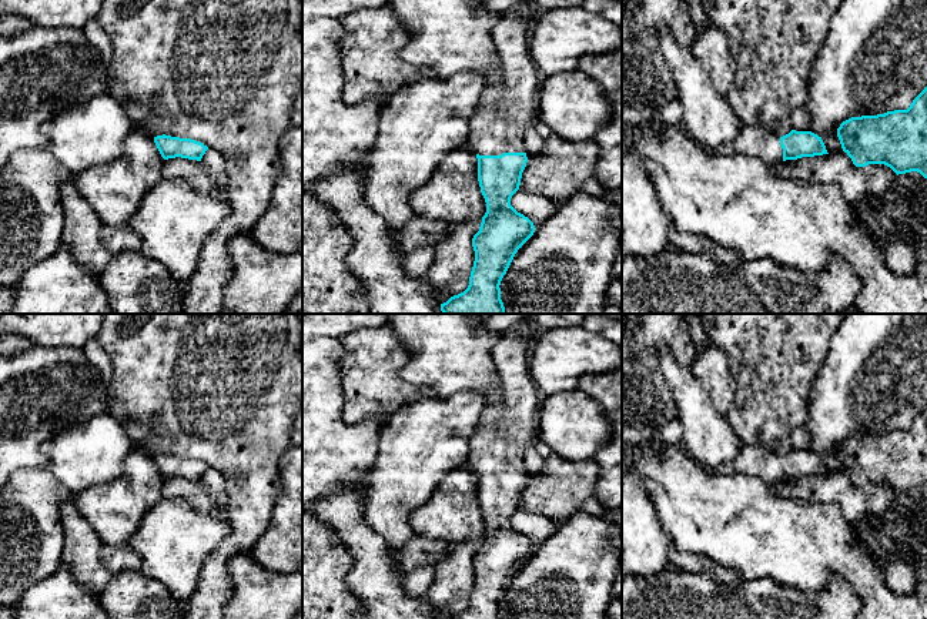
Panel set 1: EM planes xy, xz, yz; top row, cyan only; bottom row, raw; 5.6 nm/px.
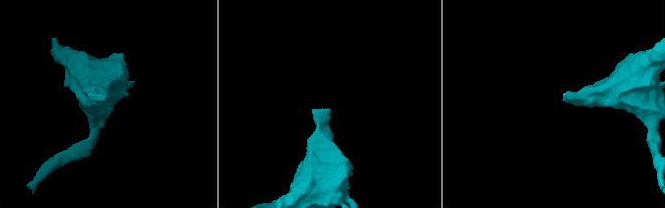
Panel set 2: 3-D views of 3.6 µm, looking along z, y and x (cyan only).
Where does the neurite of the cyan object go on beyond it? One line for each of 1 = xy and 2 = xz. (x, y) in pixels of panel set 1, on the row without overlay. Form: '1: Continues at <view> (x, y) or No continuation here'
1: No continuation here
2: Continues at xz (498, 445)

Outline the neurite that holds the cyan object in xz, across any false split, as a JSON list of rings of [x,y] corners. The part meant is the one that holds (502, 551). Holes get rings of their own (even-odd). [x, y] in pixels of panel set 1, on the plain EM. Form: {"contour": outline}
{"contour": [[[505,334],[493,347],[491,357],[498,371],[501,401],[492,405],[478,431],[469,441],[466,464],[478,478],[478,501],[486,522],[479,551],[472,558],[475,580],[468,608],[449,619],[501,619],[501,600],[518,569],[533,555],[533,542],[511,525],[512,515],[519,509],[528,476],[523,451],[535,439],[538,412],[542,397],[529,374],[532,338]]]}

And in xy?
{"contour": [[[165,454],[154,456],[154,462],[164,479],[181,476],[201,481],[203,475],[208,469],[208,466],[200,461]]]}

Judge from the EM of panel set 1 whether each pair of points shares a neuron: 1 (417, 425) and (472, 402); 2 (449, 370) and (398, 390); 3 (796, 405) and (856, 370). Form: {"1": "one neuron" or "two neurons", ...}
{"1": "one neuron", "2": "two neurons", "3": "two neurons"}

